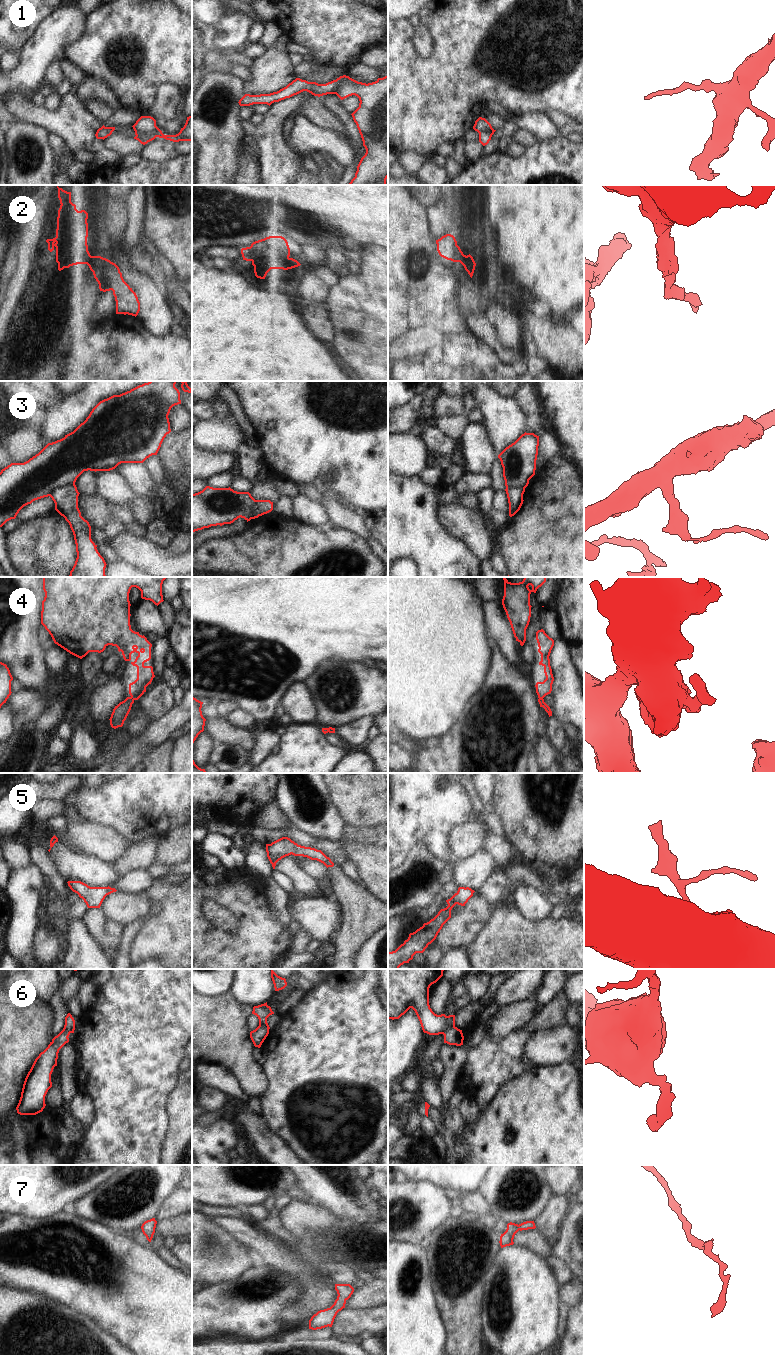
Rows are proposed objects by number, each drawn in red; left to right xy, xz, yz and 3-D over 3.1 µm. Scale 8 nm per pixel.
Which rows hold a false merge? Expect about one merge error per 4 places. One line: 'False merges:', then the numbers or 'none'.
False merges: 1, 3, 6

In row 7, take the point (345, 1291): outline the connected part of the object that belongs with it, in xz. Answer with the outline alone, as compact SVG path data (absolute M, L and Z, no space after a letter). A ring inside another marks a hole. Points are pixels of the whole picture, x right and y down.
M335 1284L337 1299L327 1309L320 1310L309 1320L309 1329L317 1330L325 1327L332 1327L334 1319L339 1311L345 1308L346 1301L351 1297L354 1288L350 1284Z

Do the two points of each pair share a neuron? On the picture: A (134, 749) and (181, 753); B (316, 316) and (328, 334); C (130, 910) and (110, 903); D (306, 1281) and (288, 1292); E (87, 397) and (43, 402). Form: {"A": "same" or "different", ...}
{"A": "different", "B": "same", "C": "same", "D": "different", "E": "different"}

